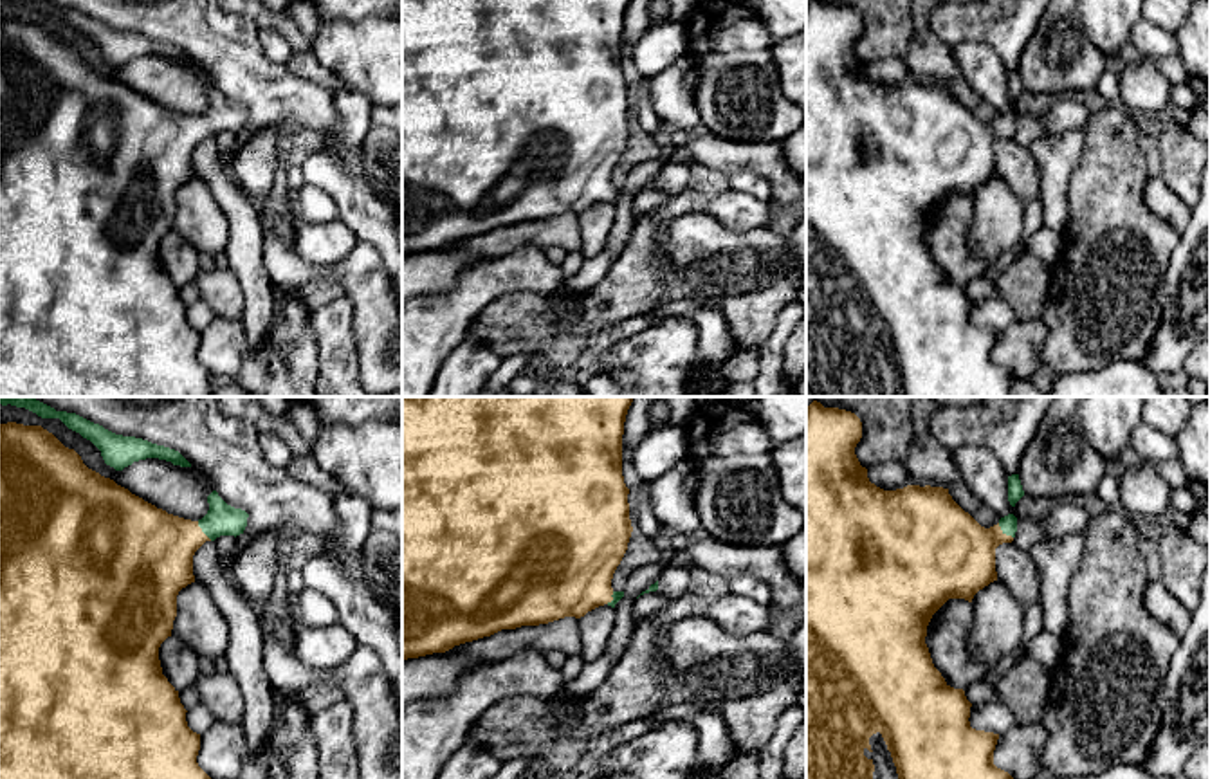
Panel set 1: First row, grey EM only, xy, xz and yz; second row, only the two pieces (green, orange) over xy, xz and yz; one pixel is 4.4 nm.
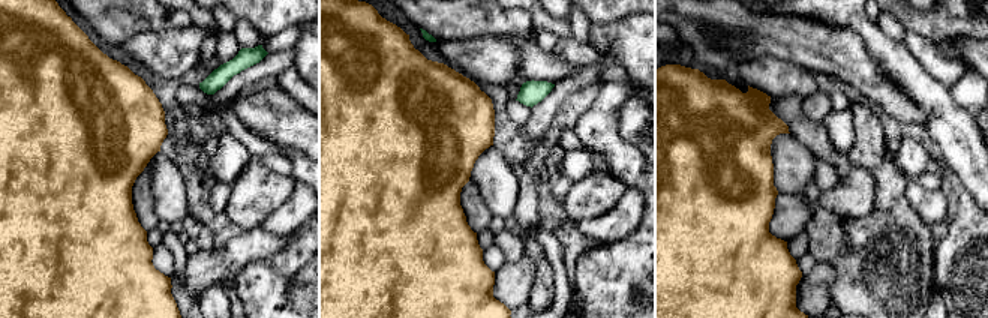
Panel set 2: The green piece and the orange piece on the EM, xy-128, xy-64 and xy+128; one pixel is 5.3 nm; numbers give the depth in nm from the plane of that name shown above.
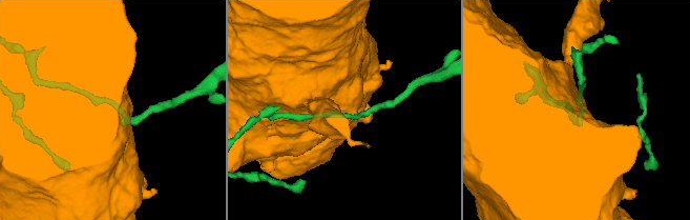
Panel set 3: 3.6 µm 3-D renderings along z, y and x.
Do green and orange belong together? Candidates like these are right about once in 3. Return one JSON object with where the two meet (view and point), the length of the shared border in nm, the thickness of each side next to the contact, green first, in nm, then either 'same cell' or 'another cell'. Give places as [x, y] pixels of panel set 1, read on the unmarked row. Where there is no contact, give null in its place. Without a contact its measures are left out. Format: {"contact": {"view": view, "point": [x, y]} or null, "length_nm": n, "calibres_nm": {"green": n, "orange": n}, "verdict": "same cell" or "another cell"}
{"contact": {"view": "yz", "point": [1005, 128]}, "length_nm": 100, "calibres_nm": {"green": 80, "orange": 360}, "verdict": "same cell"}

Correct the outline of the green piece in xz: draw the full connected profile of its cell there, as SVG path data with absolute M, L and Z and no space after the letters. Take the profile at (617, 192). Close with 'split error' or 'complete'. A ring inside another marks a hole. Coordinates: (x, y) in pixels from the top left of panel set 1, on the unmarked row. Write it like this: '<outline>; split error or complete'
M402 0L402 256L433 249L445 249L454 242L490 233L501 225L548 220L564 213L581 215L599 202L611 202L624 193L624 188L611 184L611 175L620 160L633 128L629 115L629 85L622 72L622 31L631 0Z; split error

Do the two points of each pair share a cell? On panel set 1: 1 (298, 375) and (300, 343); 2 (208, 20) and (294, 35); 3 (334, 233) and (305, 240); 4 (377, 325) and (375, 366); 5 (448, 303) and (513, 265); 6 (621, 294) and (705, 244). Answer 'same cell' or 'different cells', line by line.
1: same cell
2: different cells
3: same cell
4: same cell
5: same cell
6: different cells

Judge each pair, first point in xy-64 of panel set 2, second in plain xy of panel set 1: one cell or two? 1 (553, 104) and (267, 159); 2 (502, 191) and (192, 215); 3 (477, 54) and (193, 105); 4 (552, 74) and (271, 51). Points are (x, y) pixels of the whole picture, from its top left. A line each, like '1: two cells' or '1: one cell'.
1: one cell
2: one cell
3: one cell
4: two cells

